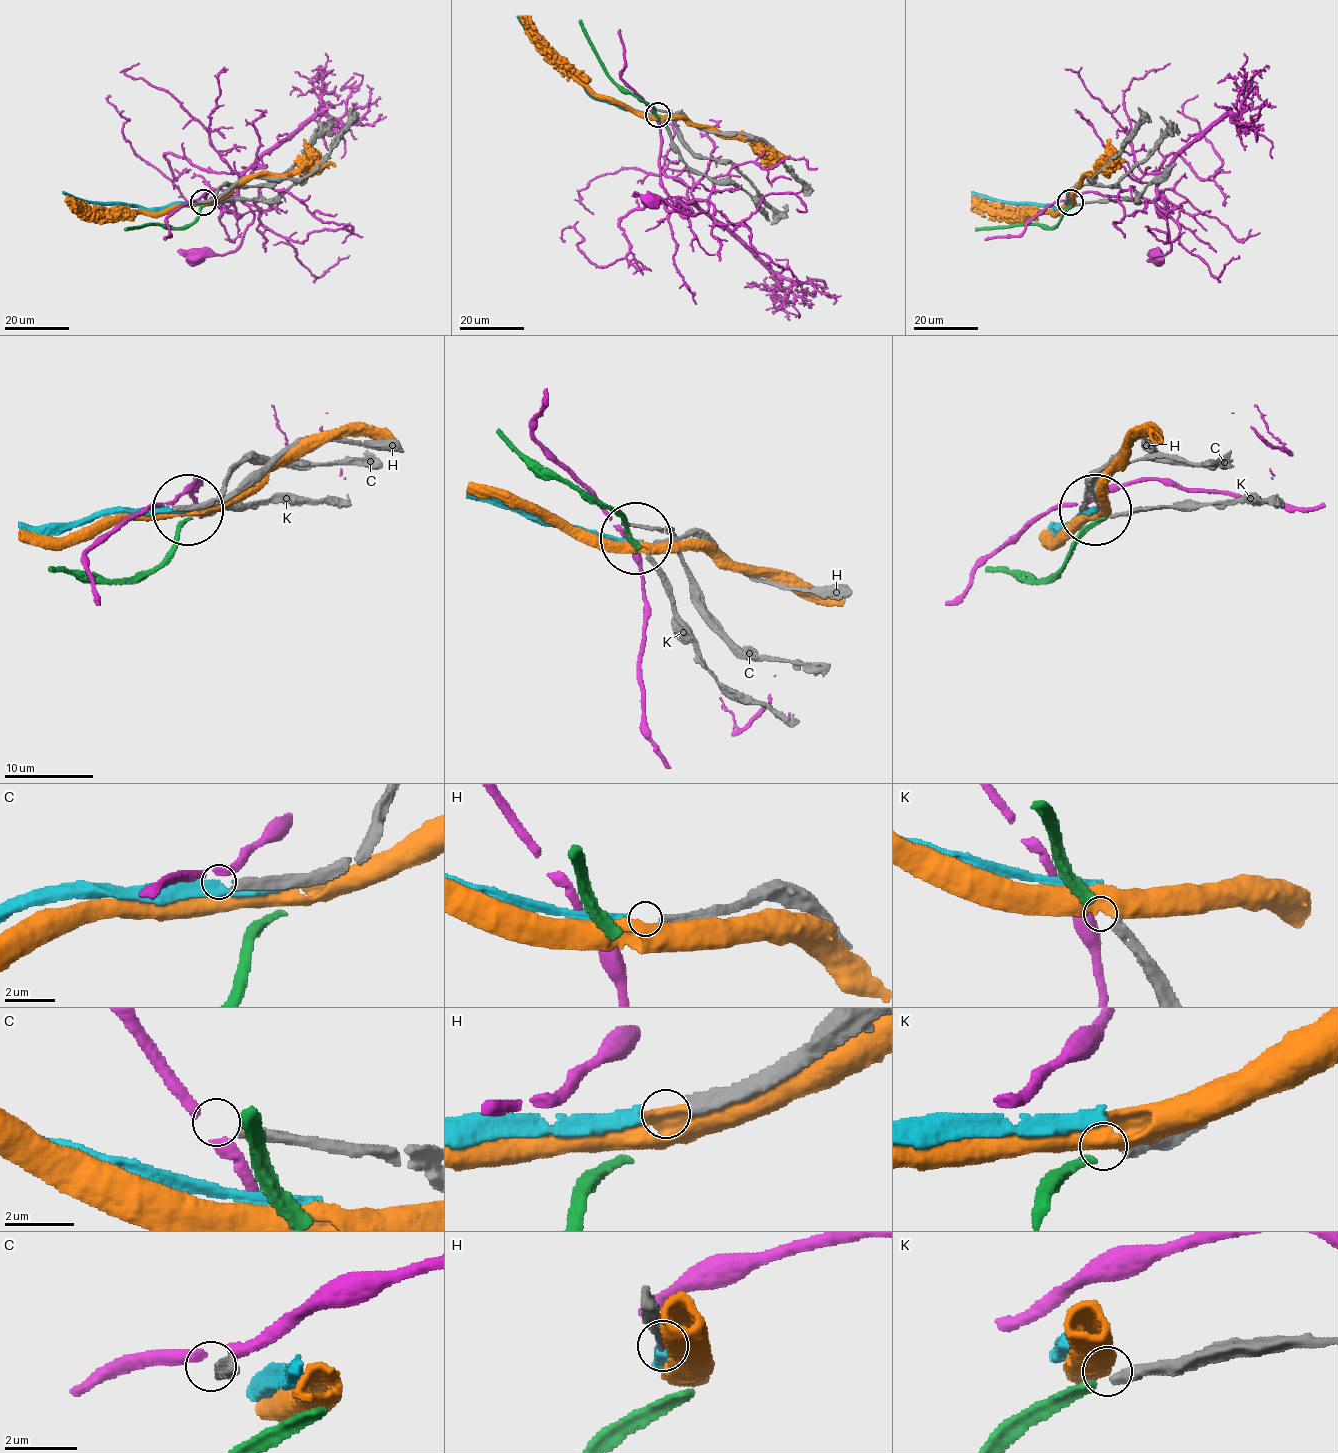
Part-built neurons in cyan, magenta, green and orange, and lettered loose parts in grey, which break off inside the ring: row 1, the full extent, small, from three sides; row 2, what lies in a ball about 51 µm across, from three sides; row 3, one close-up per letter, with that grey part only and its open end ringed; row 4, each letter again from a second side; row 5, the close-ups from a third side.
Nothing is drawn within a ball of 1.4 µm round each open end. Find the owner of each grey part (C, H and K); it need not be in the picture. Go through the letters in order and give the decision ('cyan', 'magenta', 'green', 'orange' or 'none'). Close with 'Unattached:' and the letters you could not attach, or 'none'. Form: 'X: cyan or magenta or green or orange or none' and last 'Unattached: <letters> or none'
C: none
H: cyan
K: green
Unattached: C

